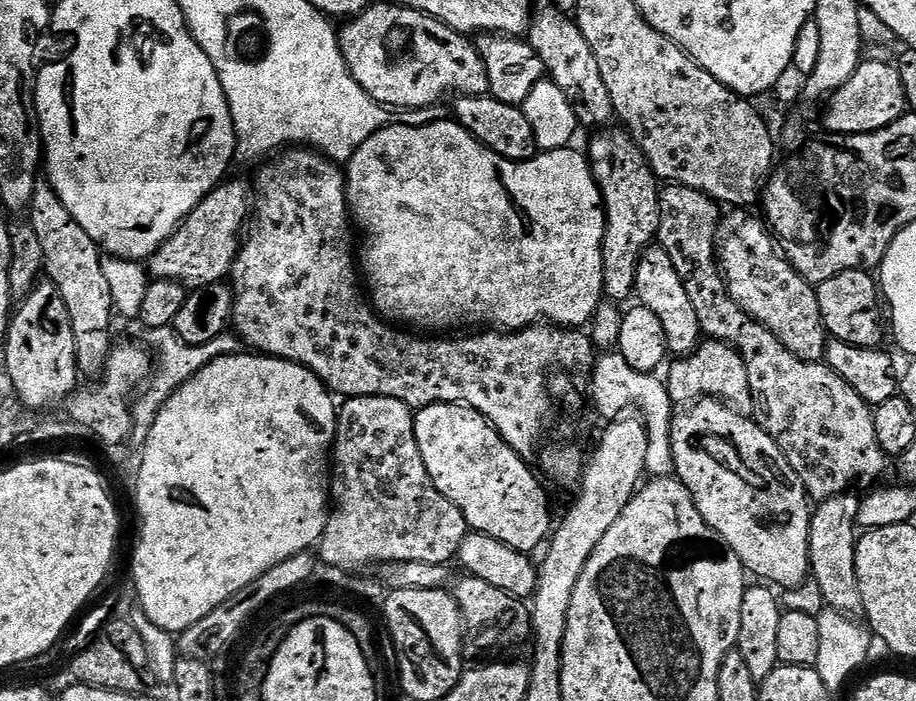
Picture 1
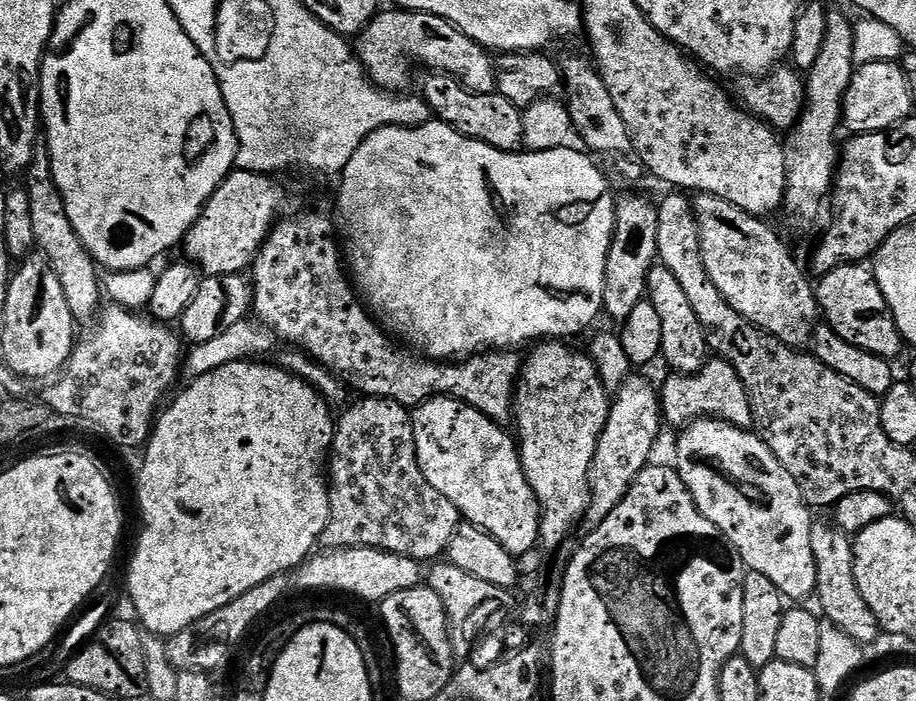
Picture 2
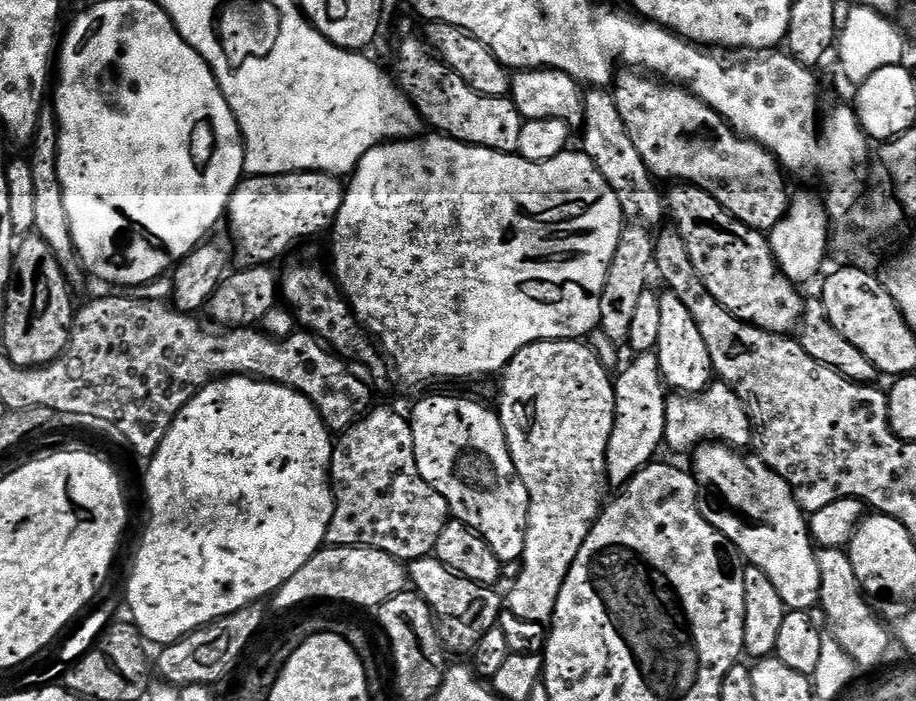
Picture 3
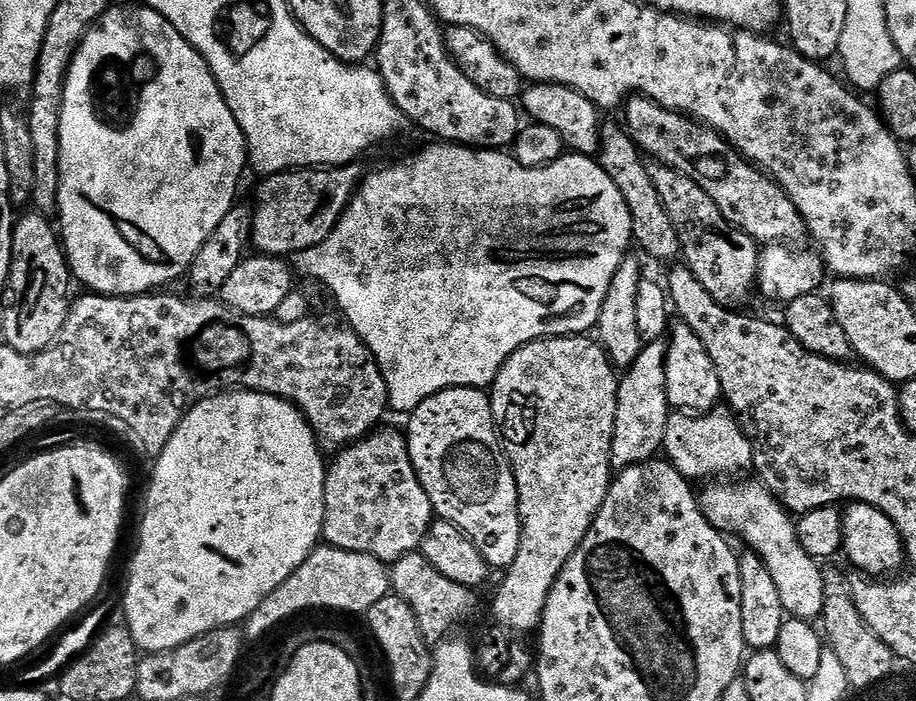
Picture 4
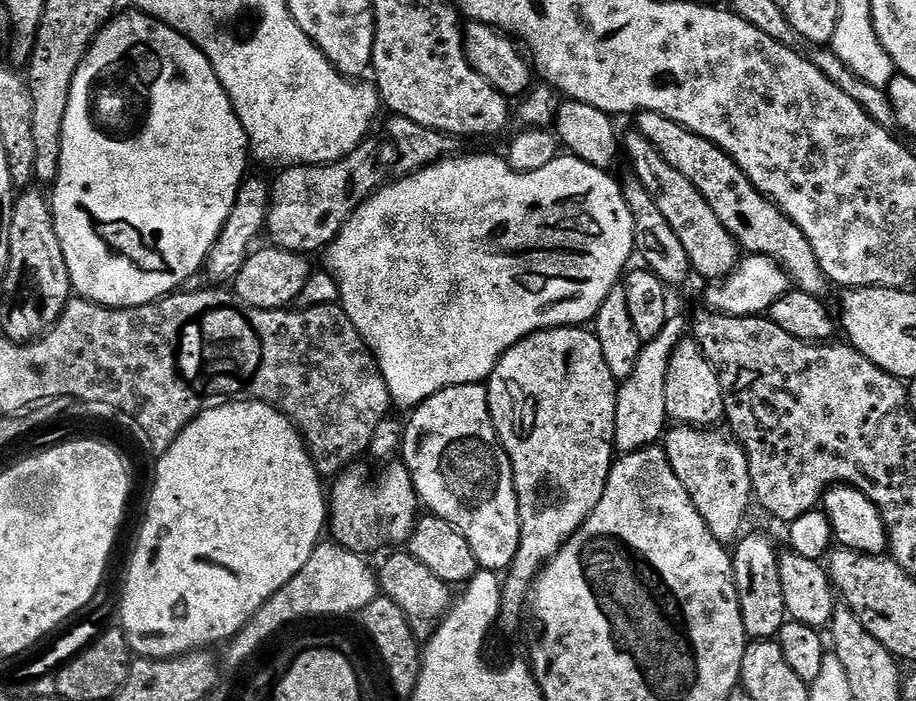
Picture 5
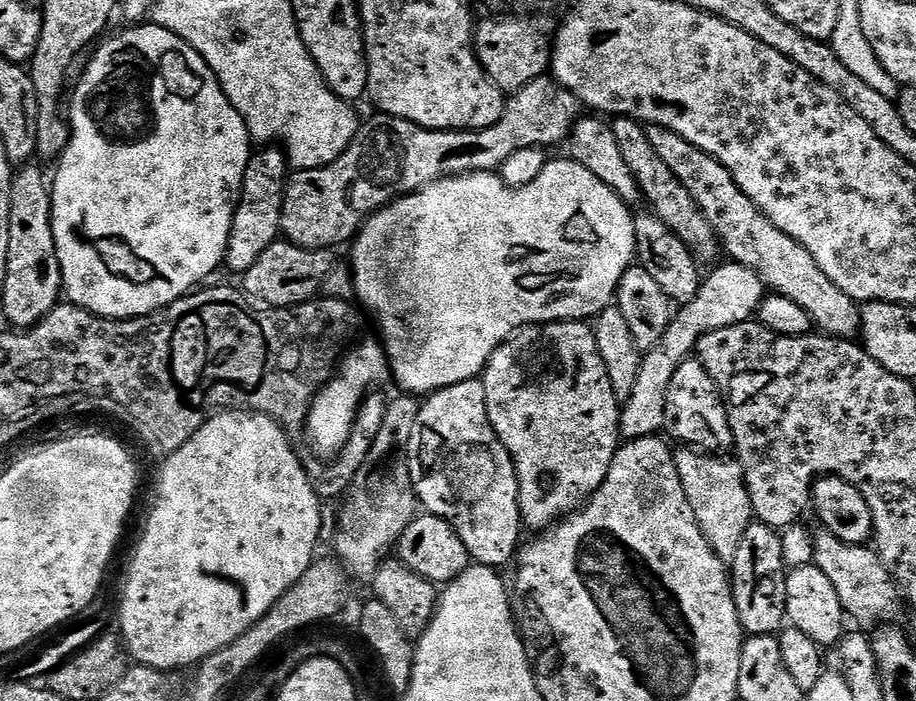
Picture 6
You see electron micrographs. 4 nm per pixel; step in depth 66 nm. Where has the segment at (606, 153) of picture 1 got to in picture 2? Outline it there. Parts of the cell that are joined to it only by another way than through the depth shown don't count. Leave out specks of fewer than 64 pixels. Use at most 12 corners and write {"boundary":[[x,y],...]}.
{"boundary":[[616,200],[605,317],[630,318],[658,257],[657,205]]}

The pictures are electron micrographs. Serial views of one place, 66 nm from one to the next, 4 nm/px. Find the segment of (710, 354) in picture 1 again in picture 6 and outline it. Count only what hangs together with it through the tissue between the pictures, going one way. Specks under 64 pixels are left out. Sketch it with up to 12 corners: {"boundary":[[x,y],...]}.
{"boundary":[[675,453],[686,502],[731,562],[754,522],[735,458]]}

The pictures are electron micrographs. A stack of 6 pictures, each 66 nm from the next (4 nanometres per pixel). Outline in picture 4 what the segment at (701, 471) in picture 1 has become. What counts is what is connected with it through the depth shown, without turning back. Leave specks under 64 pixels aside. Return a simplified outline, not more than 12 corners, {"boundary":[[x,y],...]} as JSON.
{"boundary":[[763,484],[708,488],[700,509],[766,562],[789,617],[824,614],[824,572]]}

